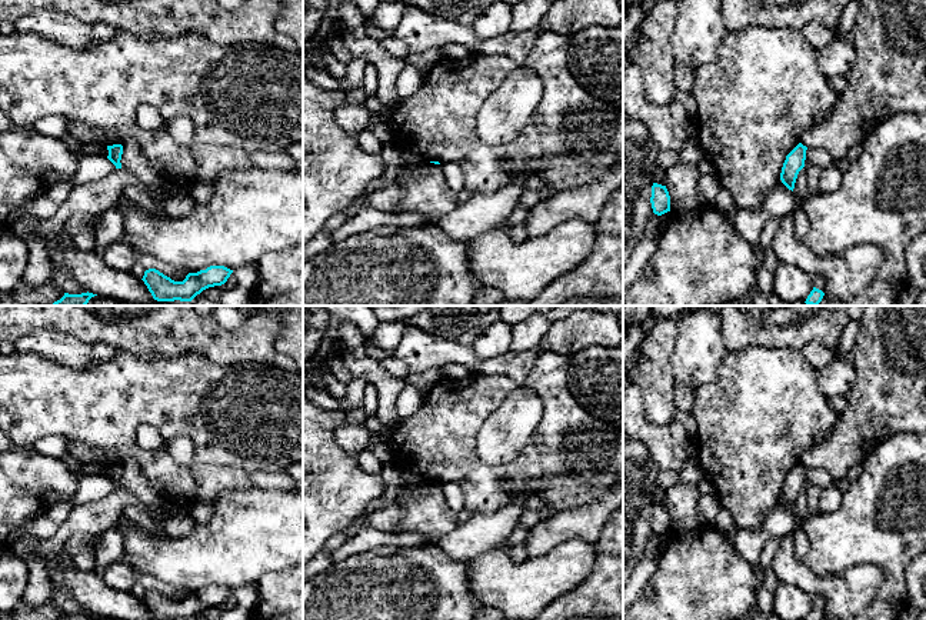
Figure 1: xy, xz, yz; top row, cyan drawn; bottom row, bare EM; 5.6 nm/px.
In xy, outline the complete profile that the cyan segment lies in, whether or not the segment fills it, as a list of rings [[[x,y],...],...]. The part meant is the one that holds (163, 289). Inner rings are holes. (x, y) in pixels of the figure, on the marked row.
[[[210,266],[197,273],[189,273],[183,281],[174,281],[156,269],[144,271],[143,281],[157,301],[191,301],[203,290],[221,286],[233,270],[224,266]]]

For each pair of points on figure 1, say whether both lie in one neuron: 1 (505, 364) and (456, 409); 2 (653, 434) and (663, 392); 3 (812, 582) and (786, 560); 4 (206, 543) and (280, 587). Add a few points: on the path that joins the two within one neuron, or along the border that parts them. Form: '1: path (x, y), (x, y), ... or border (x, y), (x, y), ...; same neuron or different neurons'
1: border (470, 372), (499, 373), (518, 383), (528, 374); different neurons
2: border (642, 393), (649, 422), (675, 420); different neurons
3: path (806, 580), (792, 566); same neuron
4: border (287, 567), (279, 572), (267, 572), (256, 582); different neurons

